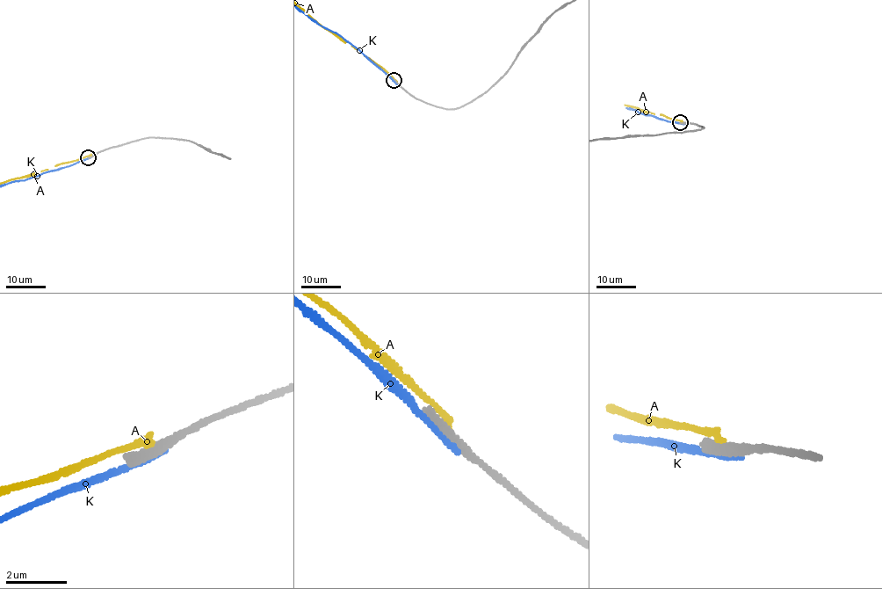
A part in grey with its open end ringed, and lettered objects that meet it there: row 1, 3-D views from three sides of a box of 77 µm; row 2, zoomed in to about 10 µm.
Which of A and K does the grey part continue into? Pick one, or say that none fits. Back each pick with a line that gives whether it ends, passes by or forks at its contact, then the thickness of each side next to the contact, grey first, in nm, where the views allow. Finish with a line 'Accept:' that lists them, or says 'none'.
Accept: none

